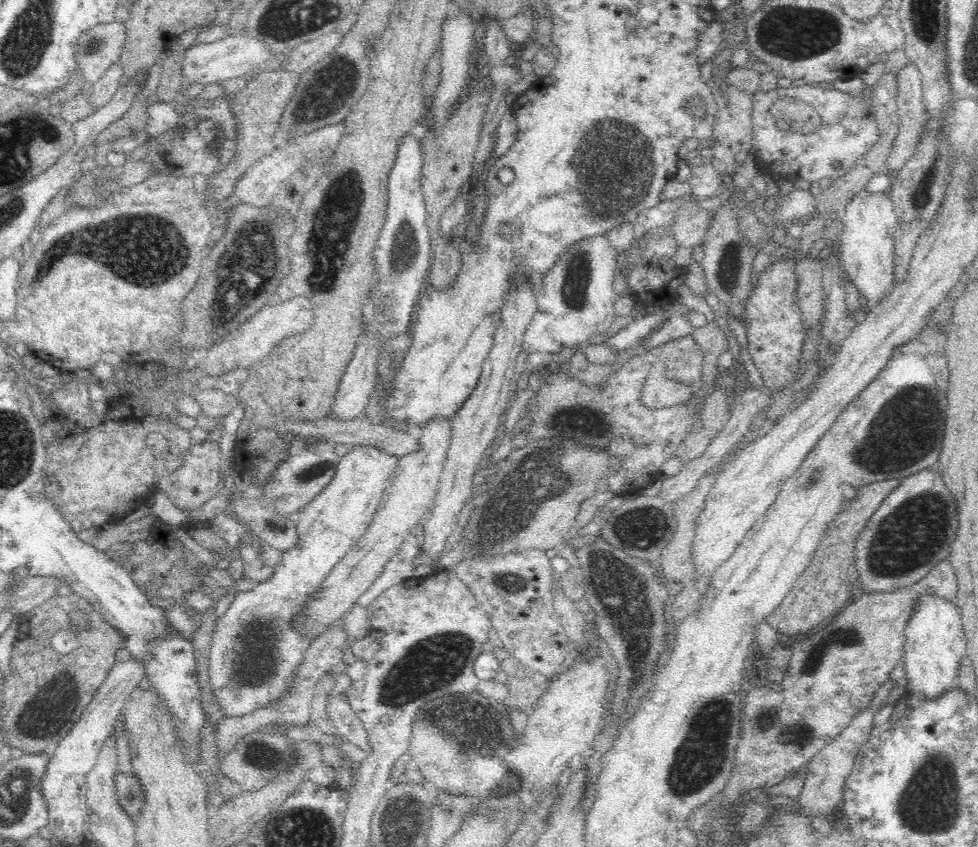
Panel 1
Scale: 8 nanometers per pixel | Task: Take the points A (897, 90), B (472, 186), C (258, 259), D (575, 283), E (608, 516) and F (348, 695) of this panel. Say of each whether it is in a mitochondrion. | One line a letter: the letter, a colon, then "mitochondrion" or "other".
A: other
B: other
C: mitochondrion
D: mitochondrion
E: other
F: other

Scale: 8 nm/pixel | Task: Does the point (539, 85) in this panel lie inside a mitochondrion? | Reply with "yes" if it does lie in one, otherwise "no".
no

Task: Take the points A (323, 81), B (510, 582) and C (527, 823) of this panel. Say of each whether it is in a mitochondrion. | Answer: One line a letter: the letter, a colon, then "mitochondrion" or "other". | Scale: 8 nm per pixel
A: other
B: mitochondrion
C: other

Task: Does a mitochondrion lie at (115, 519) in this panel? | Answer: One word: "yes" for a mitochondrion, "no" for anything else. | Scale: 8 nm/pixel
no

